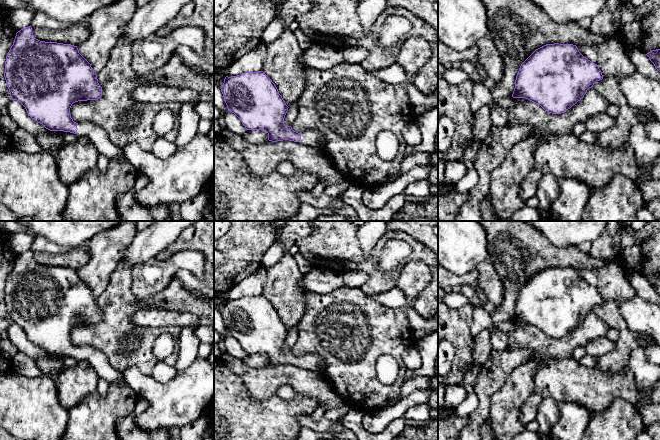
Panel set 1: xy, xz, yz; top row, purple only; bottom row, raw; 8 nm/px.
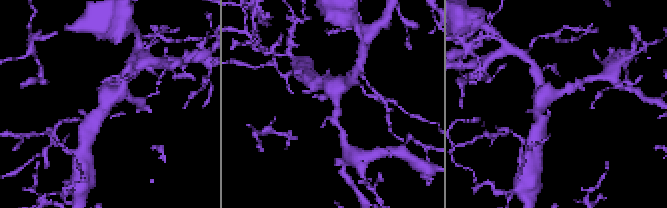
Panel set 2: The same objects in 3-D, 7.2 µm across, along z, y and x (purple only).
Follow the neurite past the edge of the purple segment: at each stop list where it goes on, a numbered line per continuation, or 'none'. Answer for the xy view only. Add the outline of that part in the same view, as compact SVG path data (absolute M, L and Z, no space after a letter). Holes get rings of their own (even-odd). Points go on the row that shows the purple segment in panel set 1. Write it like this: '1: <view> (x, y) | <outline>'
1: xy (98, 136) | M78 123L76 130L78 136L88 137L95 145L99 154L106 156L109 160L118 158L123 161L127 160L120 148L110 141L102 127L91 123Z

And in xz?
1: xz (314, 139) | M306 131L301 134L300 143L312 148L322 149L325 139L319 131Z

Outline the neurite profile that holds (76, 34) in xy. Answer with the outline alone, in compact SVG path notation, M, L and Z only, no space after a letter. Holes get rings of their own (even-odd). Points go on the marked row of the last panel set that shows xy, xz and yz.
M75 23L62 29L34 28L33 35L40 41L78 46L88 39L90 30L88 26Z

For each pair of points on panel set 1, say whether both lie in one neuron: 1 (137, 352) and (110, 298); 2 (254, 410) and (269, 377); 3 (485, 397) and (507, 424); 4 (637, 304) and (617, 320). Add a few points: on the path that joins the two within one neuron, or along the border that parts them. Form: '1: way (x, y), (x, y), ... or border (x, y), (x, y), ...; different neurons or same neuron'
1: way (124, 339), (116, 331), (116, 311); same neuron
2: border (243, 383), (251, 398), (268, 399), (275, 395); different neurons
3: border (503, 383), (492, 395), (489, 413), (484, 419); different neurons
4: border (634, 296), (619, 311), (638, 333); different neurons

